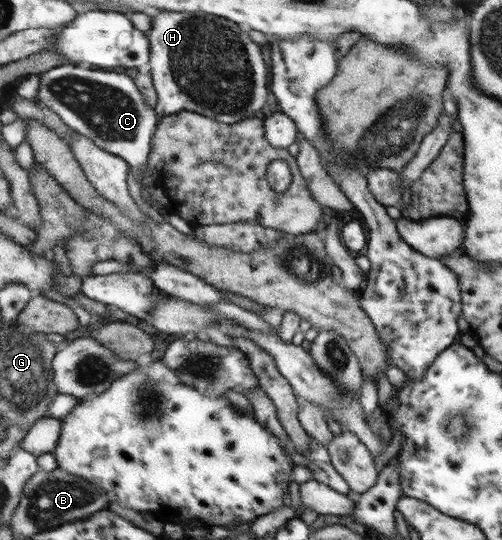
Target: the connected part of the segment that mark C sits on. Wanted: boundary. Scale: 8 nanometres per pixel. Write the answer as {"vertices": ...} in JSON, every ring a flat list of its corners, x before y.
{"vertices":[[73,64,56,67,50,71,50,87,42,85,40,99,44,99,49,108,56,112,70,128,92,139,106,151,122,156,127,163,142,175,141,182,146,181,146,171,150,162,151,142,156,131,156,112,142,100,131,77,114,71,96,71]]}

